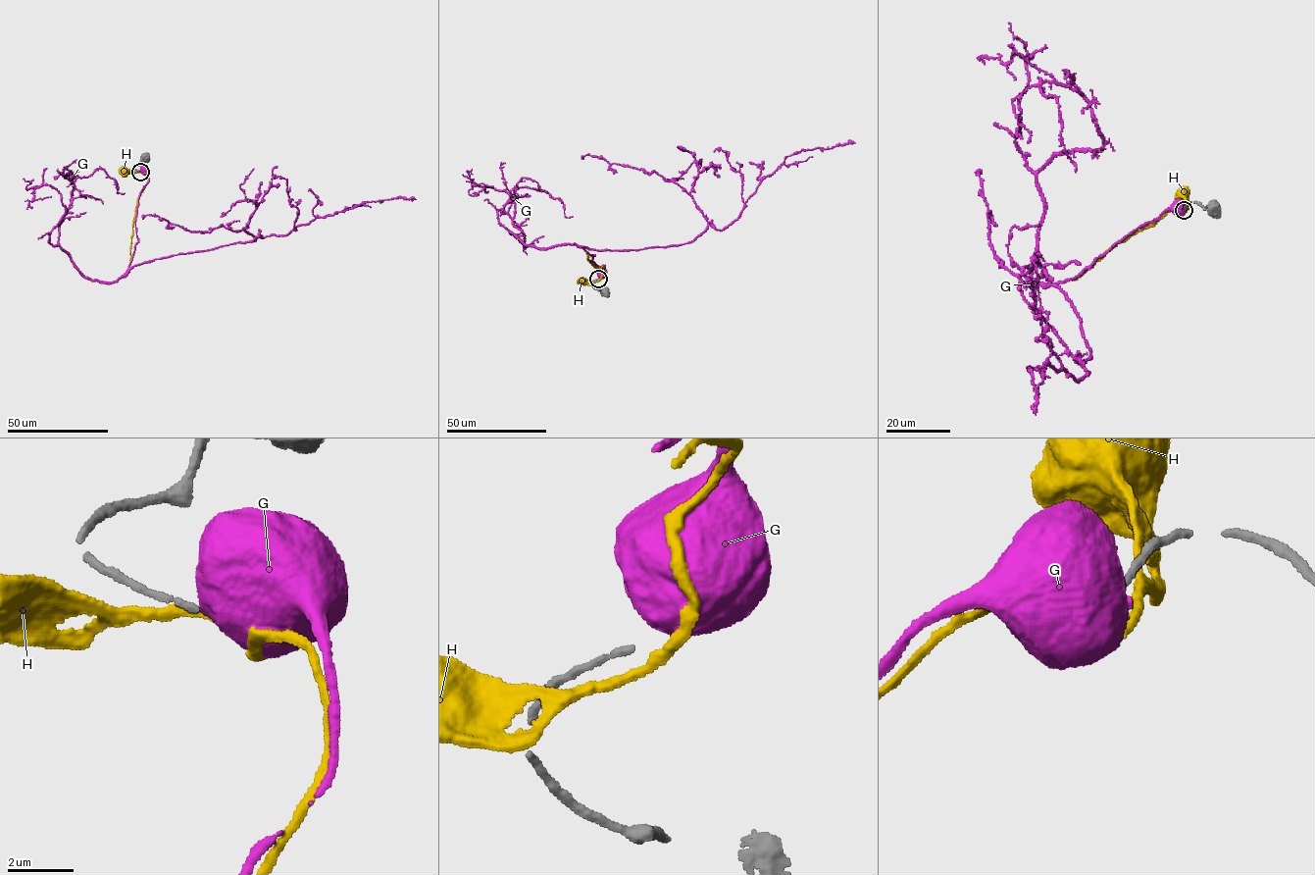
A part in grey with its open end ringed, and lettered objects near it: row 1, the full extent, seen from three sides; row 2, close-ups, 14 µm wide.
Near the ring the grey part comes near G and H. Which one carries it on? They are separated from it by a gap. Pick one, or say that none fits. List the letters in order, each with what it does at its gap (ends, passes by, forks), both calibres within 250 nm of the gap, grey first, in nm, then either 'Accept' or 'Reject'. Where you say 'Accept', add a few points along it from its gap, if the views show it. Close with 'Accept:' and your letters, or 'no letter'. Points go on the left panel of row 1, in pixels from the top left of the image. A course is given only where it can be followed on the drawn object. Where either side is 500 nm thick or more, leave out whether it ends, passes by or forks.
G: Thickness 200 nm (grey) against 1000 nm. Reject
H: It passes by. Thickness 200 nm (grey) against 300 nm. Reject
Accept: no letter

